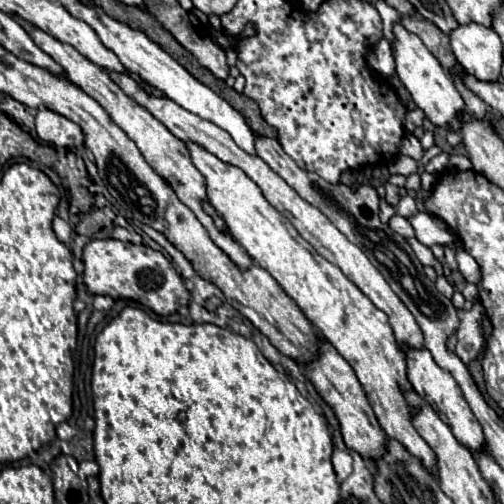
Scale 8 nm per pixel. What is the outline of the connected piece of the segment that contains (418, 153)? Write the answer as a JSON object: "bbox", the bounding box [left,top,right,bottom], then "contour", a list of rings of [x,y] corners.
{"bbox":[398,134,424,158],"contour":[[[406,134],[402,138],[400,146],[398,146],[398,154],[410,156],[410,158],[422,158],[424,150],[422,150],[422,146],[420,146],[420,142],[418,142],[418,138],[414,134]]]}

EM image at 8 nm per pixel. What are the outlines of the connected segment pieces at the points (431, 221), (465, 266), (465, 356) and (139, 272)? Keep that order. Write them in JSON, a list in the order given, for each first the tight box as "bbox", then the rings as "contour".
[{"bbox":[408,212,456,246],"contour":[[[418,212],[414,218],[408,218],[408,220],[414,226],[418,242],[422,242],[424,246],[434,246],[434,244],[442,244],[444,246],[448,242],[456,242],[454,232],[446,226],[446,222],[442,222],[434,214]]]},{"bbox":[456,248,482,284],"contour":[[[462,248],[456,252],[456,260],[458,260],[458,268],[460,268],[462,276],[466,278],[466,282],[478,284],[482,278],[482,272],[480,272],[480,266],[476,264],[476,260],[470,254],[466,254]]]},{"bbox":[456,302,484,364],"contour":[[[474,302],[472,310],[458,310],[460,328],[458,328],[458,344],[456,354],[464,364],[470,364],[484,348],[484,332],[482,332],[482,312],[484,306]]]},{"bbox":[82,238,190,316],"contour":[[[114,238],[92,240],[84,246],[82,260],[84,284],[92,294],[136,300],[158,316],[174,314],[180,306],[186,306],[190,300],[190,292],[186,290],[180,274],[172,268],[172,264],[164,258],[162,252],[156,252],[148,246],[136,246],[130,242],[124,244]]]}]

